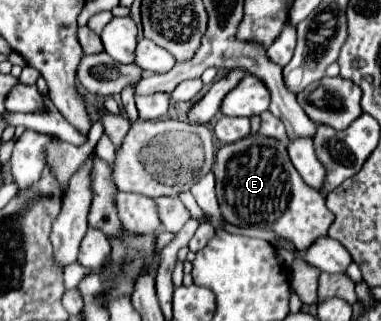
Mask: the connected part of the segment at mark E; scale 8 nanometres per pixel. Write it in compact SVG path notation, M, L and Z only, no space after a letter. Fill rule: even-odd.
M255 133L231 145L223 145L217 151L213 173L217 181L217 201L225 221L241 227L275 231L293 241L299 251L321 235L327 235L327 229L335 219L327 209L321 191L309 187L293 167L287 145L273 137Z

